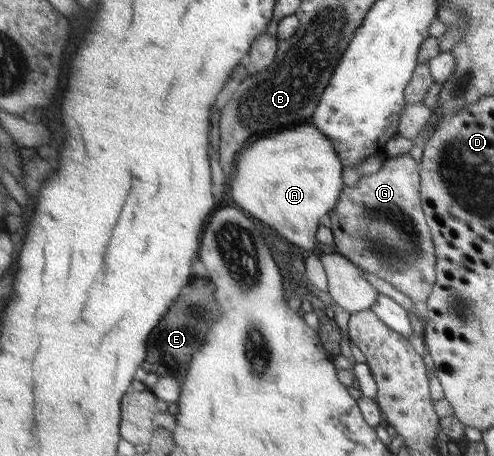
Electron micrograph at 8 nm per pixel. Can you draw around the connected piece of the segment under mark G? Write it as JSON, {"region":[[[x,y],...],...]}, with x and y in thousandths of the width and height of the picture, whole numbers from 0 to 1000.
{"region":[[[824,333],[802,344],[781,344],[765,377],[733,386],[715,410],[696,410],[688,423],[686,447],[680,447],[666,469],[680,550],[737,594],[785,616],[794,629],[830,651],[836,664],[844,660],[862,664],[866,658],[874,632],[881,629],[887,577],[881,531],[860,482],[852,441],[848,362]]]}

